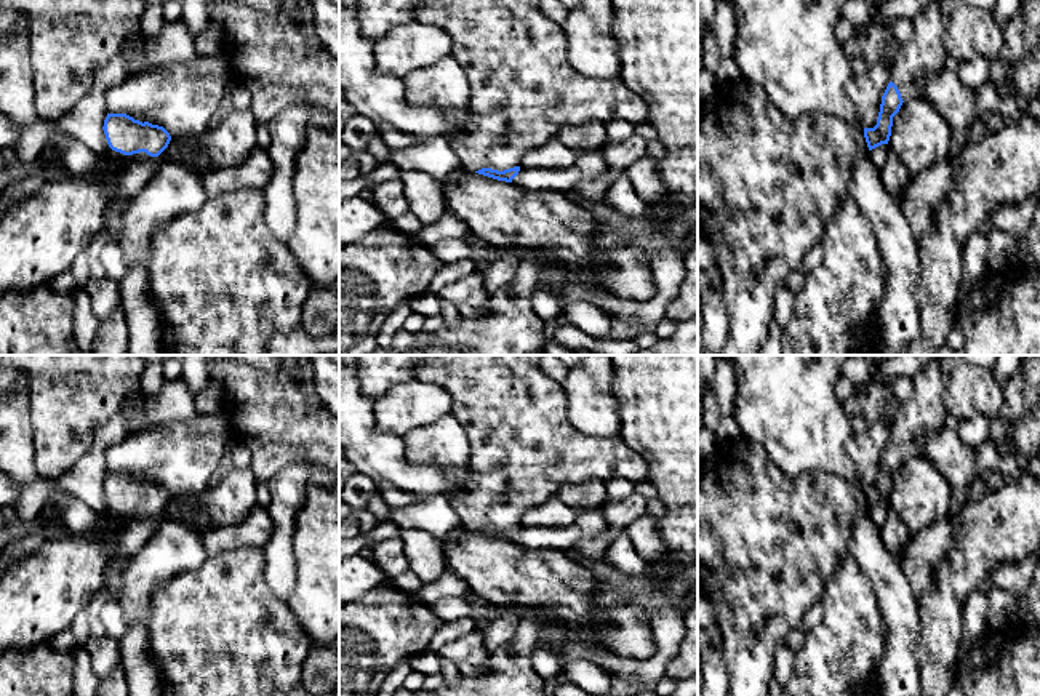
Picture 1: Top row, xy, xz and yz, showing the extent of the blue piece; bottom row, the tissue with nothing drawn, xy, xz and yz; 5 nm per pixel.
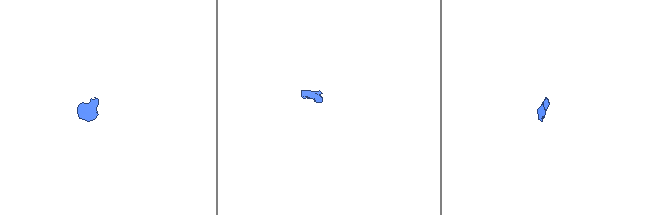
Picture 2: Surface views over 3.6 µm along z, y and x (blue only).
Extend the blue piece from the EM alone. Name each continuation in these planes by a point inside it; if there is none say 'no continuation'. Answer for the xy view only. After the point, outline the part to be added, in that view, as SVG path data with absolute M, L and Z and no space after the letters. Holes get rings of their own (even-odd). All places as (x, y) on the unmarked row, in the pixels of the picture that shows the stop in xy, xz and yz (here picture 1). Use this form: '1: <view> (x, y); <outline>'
1: xy (116, 514); M110 506L106 510L114 520L120 520L123 523L128 523L131 520L147 520L154 515L147 514L146 510L133 512L133 514L123 514L120 510L112 509Z

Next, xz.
1: xz (524, 450); M426 355L416 365L416 379L438 384L450 392L451 414L462 424L470 443L469 477L459 483L462 494L450 499L464 530L475 531L482 526L504 530L518 525L528 509L546 502L566 485L611 478L626 478L632 483L646 480L646 461L621 437L594 438L571 426L566 419L566 395L558 382L541 371L539 357Z

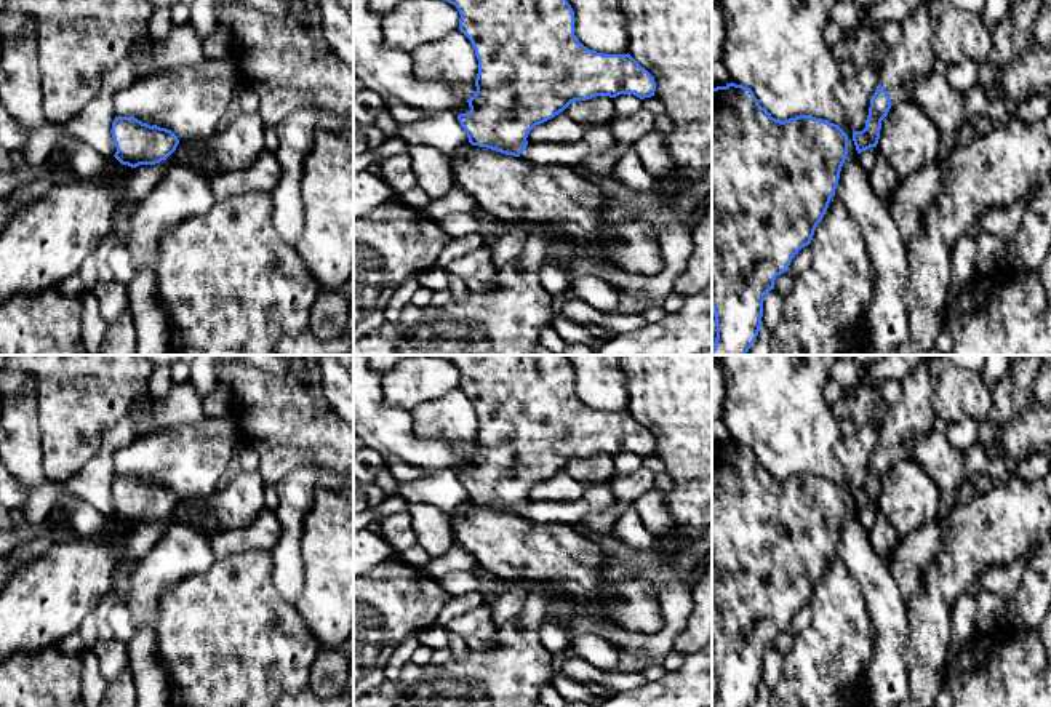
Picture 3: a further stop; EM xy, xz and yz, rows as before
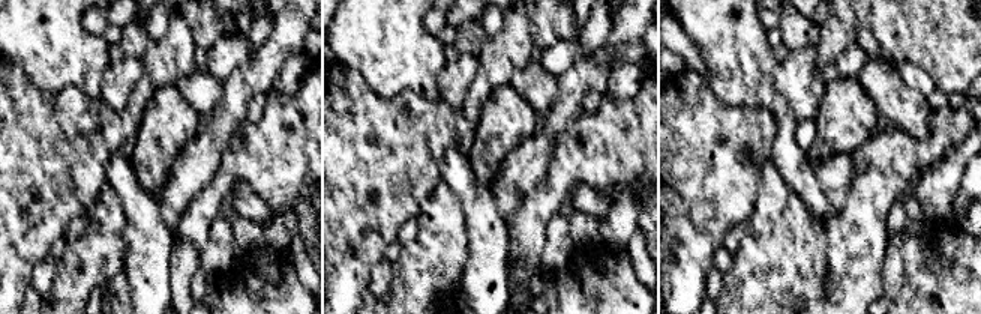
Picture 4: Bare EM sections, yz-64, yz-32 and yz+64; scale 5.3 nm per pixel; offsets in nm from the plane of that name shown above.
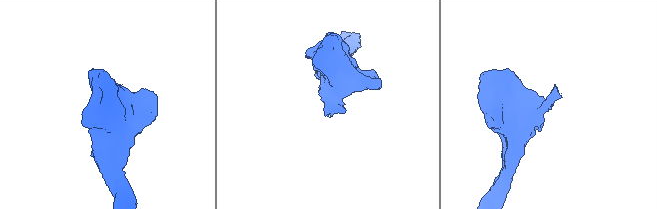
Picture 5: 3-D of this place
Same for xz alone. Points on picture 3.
no continuation

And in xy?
no continuation

